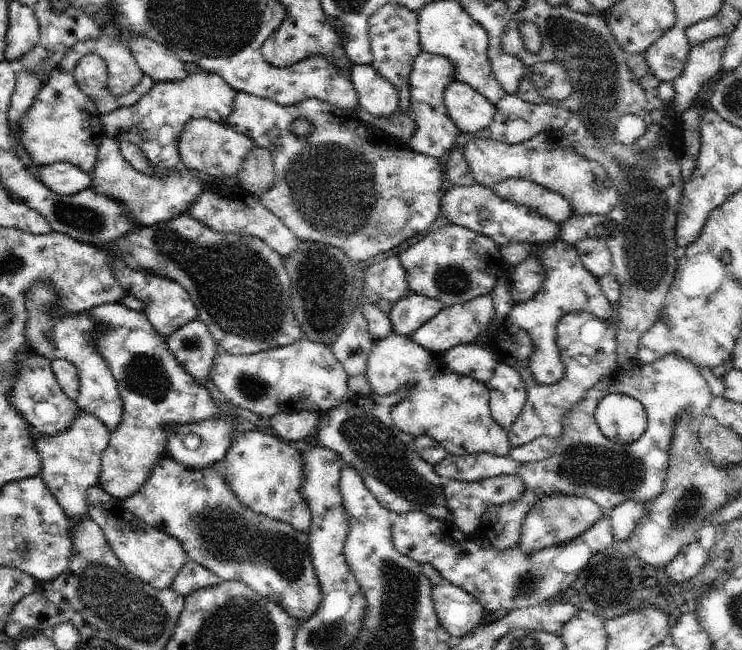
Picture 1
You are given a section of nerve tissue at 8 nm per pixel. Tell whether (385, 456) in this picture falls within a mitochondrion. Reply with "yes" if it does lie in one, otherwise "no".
yes

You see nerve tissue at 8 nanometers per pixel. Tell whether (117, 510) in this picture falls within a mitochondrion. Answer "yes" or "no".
no

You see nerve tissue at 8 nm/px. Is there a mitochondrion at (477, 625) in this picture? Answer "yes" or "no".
no

